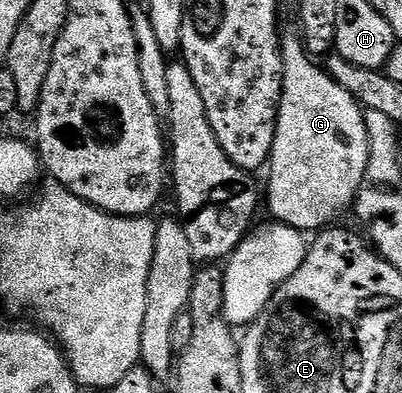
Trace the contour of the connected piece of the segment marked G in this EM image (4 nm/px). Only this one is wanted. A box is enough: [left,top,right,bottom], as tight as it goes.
[264,24,370,232]

